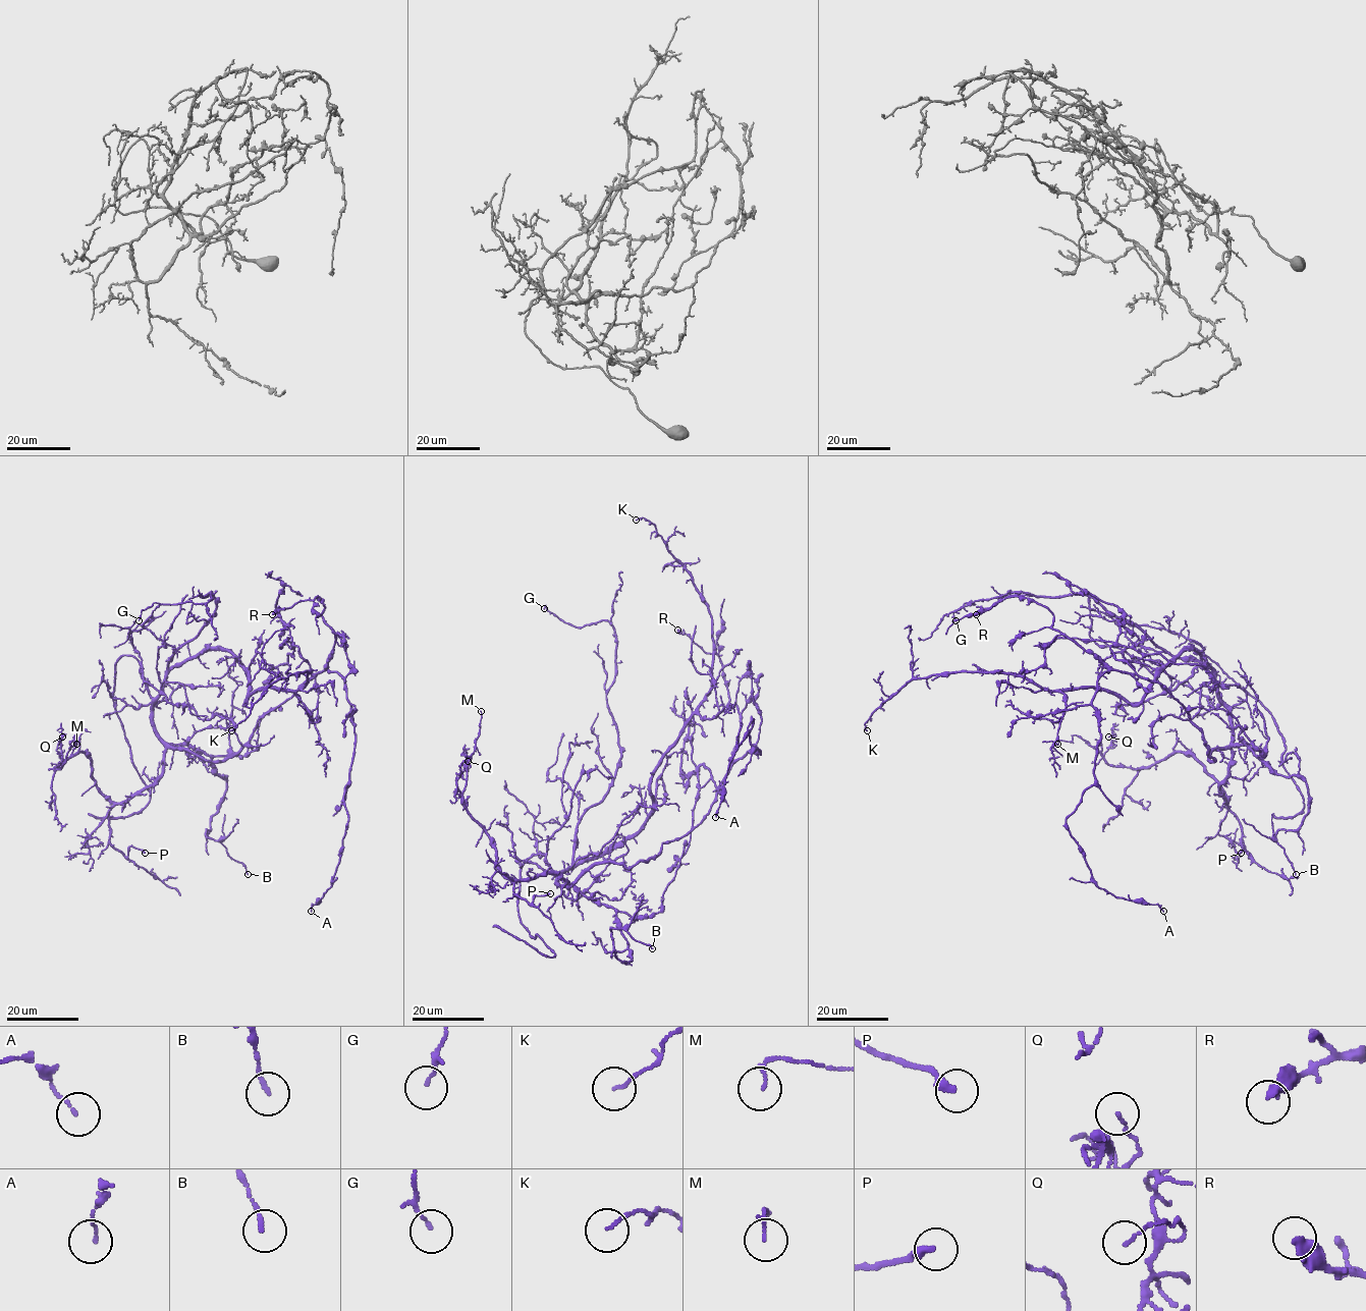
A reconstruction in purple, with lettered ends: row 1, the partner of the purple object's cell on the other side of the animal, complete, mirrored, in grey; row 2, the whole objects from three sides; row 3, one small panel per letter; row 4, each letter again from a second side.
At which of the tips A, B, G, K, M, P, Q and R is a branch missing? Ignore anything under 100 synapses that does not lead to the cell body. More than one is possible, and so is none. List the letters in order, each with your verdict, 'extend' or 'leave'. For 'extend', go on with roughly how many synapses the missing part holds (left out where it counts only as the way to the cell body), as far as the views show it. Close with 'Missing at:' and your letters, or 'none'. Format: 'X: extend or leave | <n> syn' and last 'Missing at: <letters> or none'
A: leave
B: leave
G: leave
K: leave
M: leave
P: leave
Q: leave
R: leave
Missing at: none

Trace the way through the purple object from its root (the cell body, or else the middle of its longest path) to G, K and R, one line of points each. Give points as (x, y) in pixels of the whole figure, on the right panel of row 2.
G: (1225, 748), (1230, 709), (1213, 671), (1172, 657), (1092, 597), (1008, 592), (966, 603), (953, 612), (955, 620)
K: (1225, 748), (1230, 709), (1194, 650), (1136, 704), (999, 671), (913, 677), (867, 730)
R: (1225, 748), (1209, 761), (1201, 731), (1165, 689), (1087, 653), (1051, 626), (1046, 606), (1008, 596), (976, 614)

